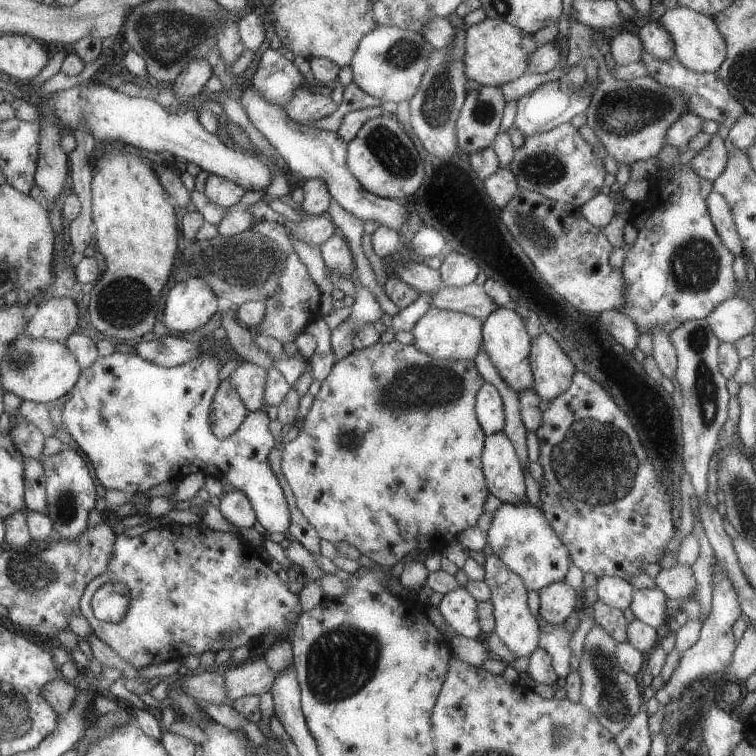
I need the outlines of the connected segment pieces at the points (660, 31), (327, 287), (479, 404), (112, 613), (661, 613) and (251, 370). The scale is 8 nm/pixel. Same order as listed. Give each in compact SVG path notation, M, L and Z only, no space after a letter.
M658 19L640 23L637 35L645 51L655 59L668 60L675 57L674 39Z
M291 234L293 247L298 256L302 259L302 262L306 265L310 276L314 279L314 282L320 287L322 291L321 296L321 314L325 317L328 316L330 310L334 310L332 306L333 299L331 298L332 285L330 276L328 275L328 269L325 265L320 248L311 247L301 240L298 240Z
M486 382L482 385L475 398L475 411L486 436L504 430L505 408L502 397L495 386Z
M110 581L96 589L91 605L98 620L119 623L123 622L130 601L130 589L123 582Z
M658 588L656 589L634 589L630 610L634 616L655 628L665 622L666 608L671 604L667 596Z
M242 361L230 378L249 412L260 411L265 402L267 370L257 364Z

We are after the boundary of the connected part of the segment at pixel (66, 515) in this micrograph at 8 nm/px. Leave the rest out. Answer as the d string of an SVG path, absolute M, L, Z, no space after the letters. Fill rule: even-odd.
M65 446L58 454L44 457L41 463L45 474L47 515L62 539L76 538L90 526L88 515L96 502L96 482L92 480L82 454L69 446Z

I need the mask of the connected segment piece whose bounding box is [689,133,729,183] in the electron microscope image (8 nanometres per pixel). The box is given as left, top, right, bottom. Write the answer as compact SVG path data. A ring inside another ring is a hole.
M715 133L711 136L708 146L695 152L689 165L700 178L713 183L726 168L728 157L724 140Z

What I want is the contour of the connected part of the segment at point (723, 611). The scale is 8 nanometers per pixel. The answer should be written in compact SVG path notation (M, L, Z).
M717 562L712 569L713 578L713 595L710 601L711 609L707 614L700 633L698 642L694 643L686 652L683 652L678 666L671 674L670 680L665 682L665 686L655 692L655 698L658 700L660 707L665 707L672 700L680 696L680 692L688 686L692 686L696 679L706 678L716 672L725 672L731 662L734 649L737 645L732 627L734 622L742 616L740 601L732 581L728 578L726 571Z

